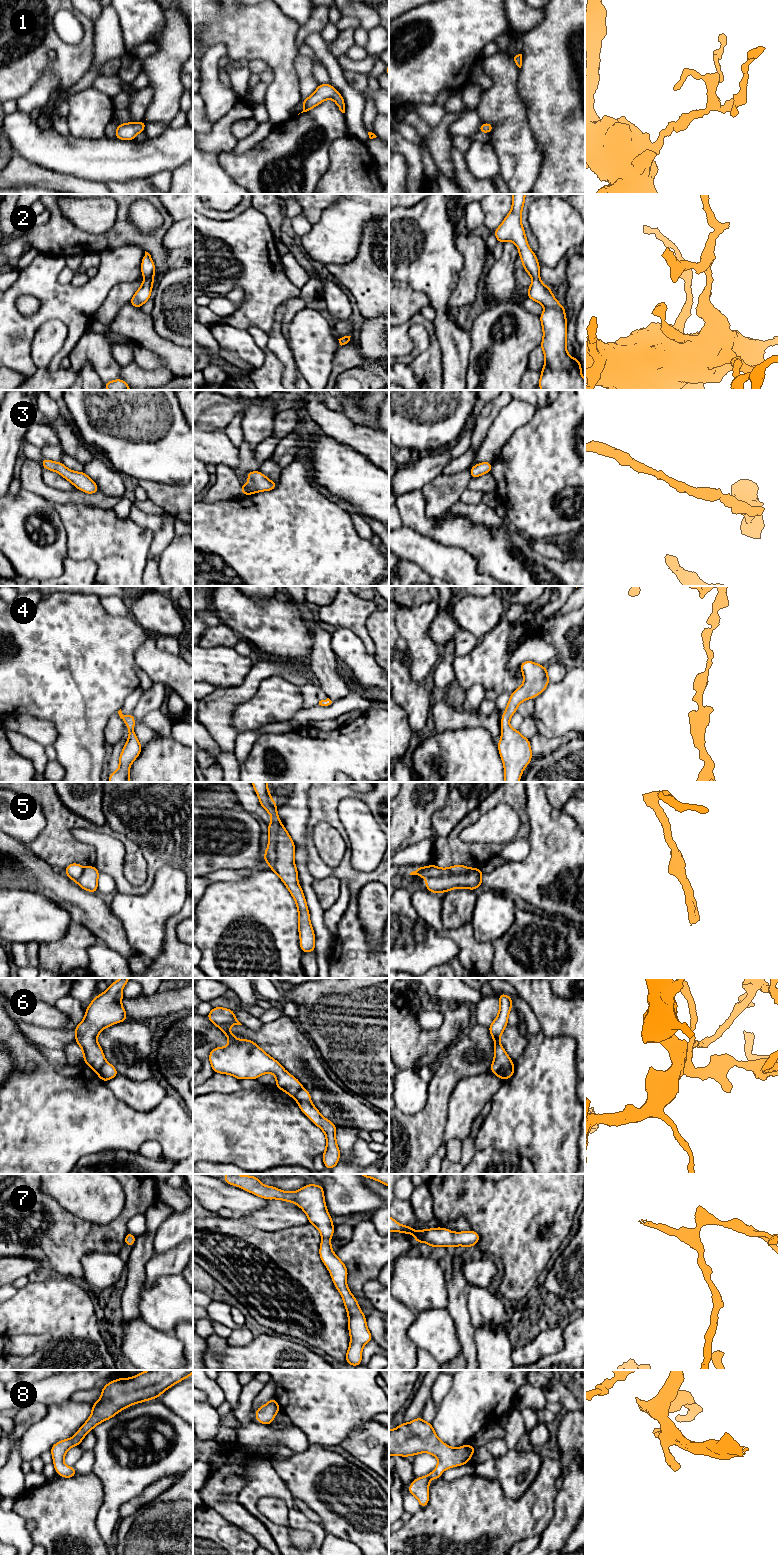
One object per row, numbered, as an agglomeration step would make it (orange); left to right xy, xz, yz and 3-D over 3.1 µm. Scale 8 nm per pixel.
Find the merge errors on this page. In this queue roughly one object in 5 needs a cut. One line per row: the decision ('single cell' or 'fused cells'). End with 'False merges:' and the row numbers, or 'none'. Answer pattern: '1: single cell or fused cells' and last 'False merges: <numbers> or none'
1: single cell
2: single cell
3: single cell
4: single cell
5: fused cells
6: fused cells
7: single cell
8: single cell
False merges: 5, 6

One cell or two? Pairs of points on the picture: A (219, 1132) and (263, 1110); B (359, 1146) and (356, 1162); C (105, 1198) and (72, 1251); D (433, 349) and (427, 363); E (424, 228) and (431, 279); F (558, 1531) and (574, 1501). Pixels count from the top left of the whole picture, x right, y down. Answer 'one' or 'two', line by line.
A: one
B: one
C: two
D: one
E: one
F: one

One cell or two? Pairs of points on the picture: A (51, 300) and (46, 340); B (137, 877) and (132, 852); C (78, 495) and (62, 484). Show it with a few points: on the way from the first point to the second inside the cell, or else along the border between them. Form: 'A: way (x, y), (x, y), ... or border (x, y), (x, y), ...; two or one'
A: border (68, 329), (61, 321), (50, 319), (34, 336); two
B: way (136, 871), (135, 858); one
C: border (48, 485), (62, 490), (74, 490), (76, 488); two

